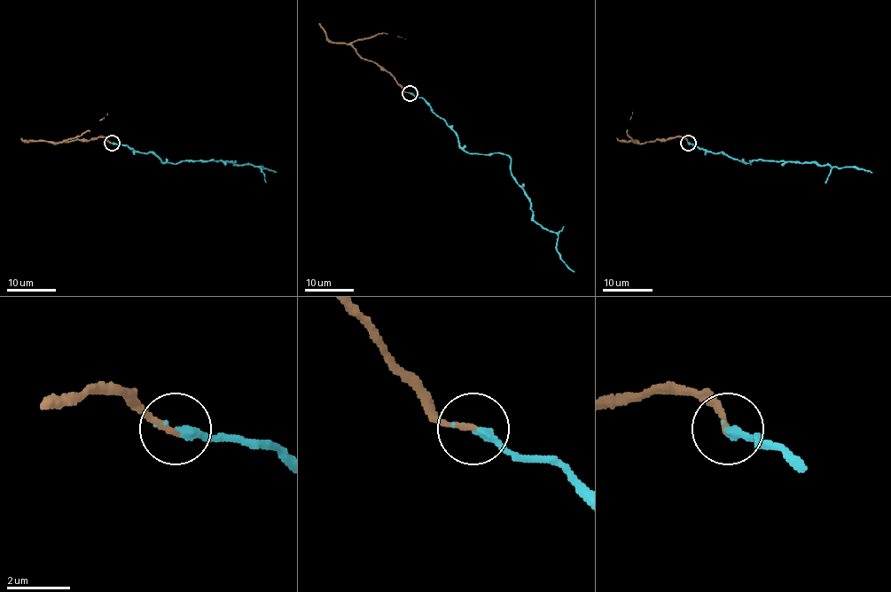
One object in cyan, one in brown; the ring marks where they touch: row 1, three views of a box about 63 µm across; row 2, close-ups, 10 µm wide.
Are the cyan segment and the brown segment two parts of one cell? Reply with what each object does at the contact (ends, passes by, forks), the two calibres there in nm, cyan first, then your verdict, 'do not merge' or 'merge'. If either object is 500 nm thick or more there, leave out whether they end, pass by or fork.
cyan ends there; brown ends there; 280 nm thick on the cyan side, 200 nm on the other; merge

